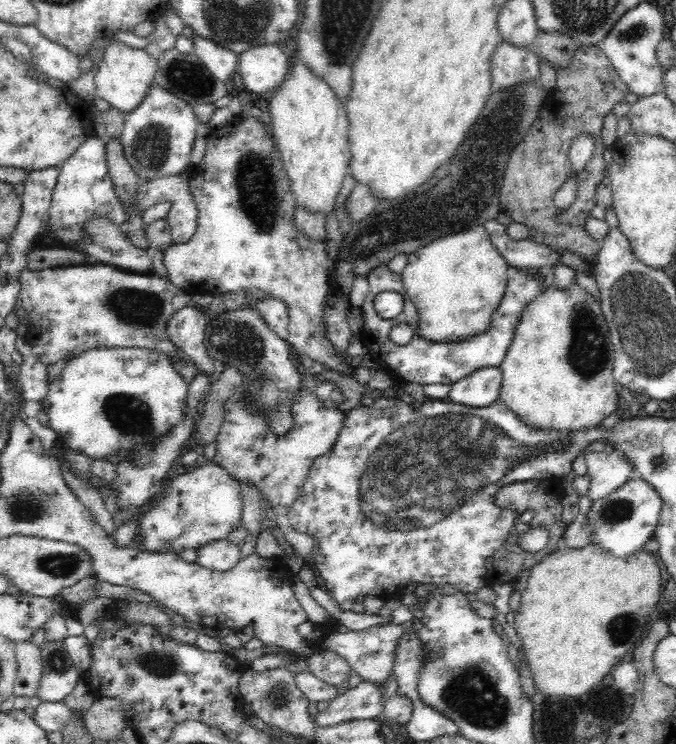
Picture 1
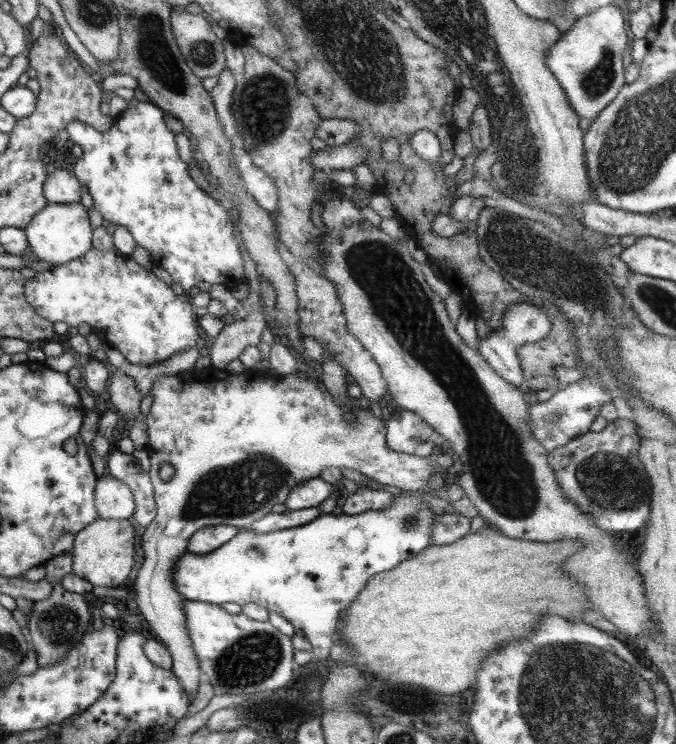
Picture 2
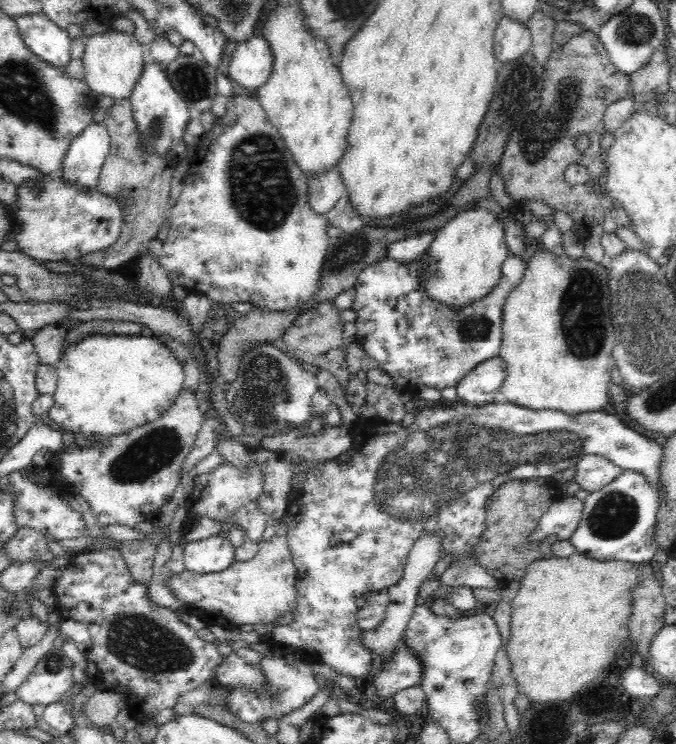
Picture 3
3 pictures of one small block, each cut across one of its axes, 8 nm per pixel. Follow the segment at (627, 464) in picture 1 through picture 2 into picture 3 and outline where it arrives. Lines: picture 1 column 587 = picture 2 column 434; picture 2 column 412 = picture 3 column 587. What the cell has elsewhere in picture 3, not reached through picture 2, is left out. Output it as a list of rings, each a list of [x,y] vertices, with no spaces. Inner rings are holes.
[[[584,455],[574,467],[576,473],[573,480],[590,493],[610,484],[621,471],[621,468],[600,455]]]

